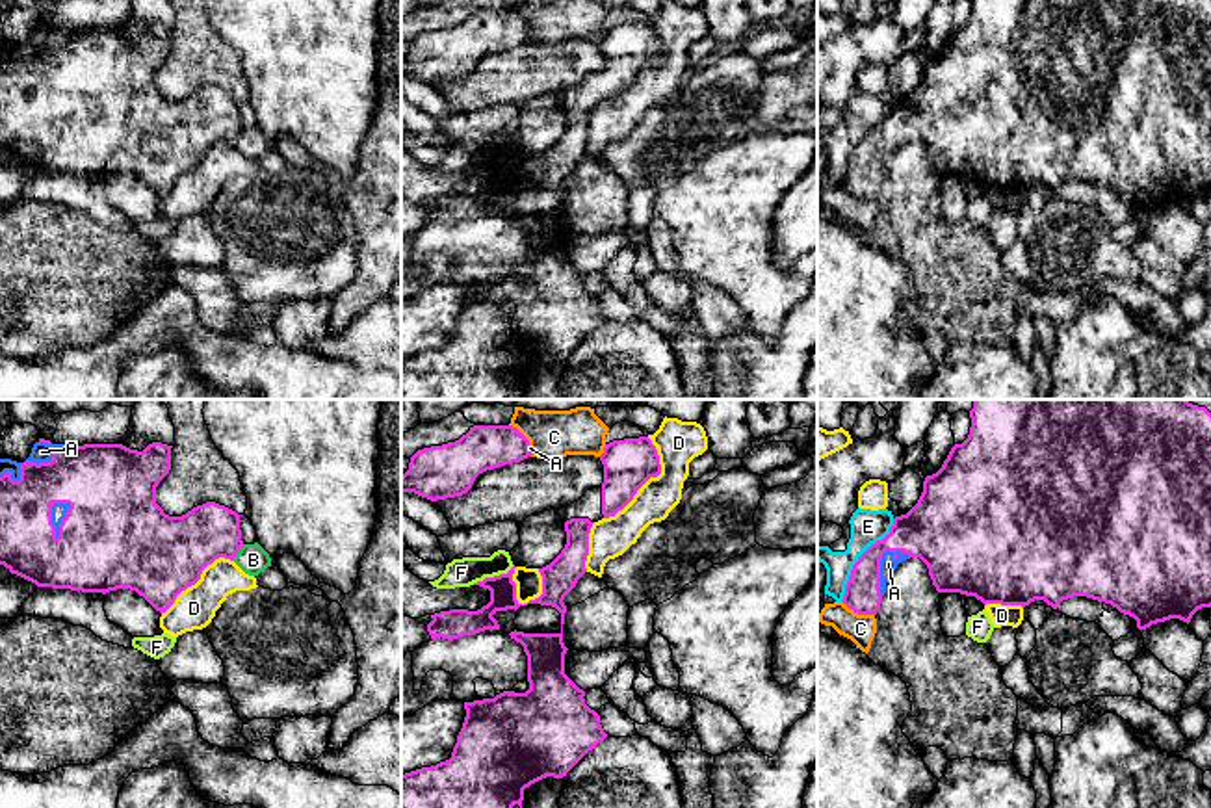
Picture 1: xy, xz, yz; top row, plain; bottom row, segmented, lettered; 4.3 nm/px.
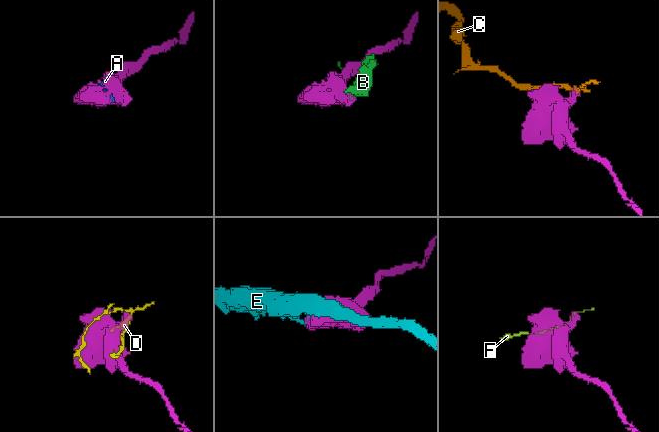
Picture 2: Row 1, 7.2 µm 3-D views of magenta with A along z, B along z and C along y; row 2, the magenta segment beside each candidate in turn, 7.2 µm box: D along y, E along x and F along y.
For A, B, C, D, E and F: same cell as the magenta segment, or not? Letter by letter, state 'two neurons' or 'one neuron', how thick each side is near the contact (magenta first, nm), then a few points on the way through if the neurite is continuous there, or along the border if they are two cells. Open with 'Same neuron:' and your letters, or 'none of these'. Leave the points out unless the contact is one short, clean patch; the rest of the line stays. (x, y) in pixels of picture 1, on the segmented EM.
Same neuron: A
A: one neuron; calibres 280 and 90 nm
B: two neurons; calibres 280 and 130 nm; border xy (244, 545), (231, 560)
C: two neurons; calibres 160 and 130 nm
D: two neurons; calibres 220 and 190 nm
E: two neurons; calibres 180 and 150 nm
F: two neurons; calibres 120 and 130 nm

